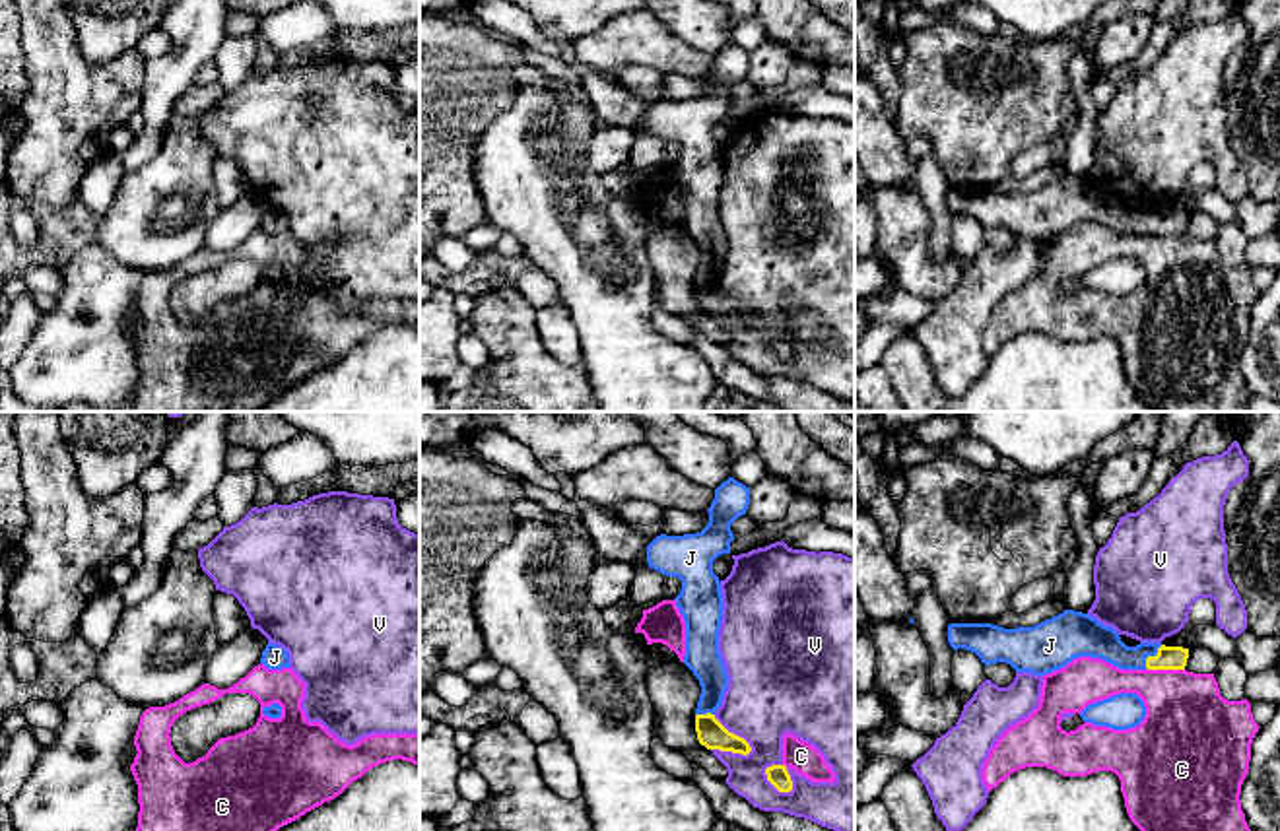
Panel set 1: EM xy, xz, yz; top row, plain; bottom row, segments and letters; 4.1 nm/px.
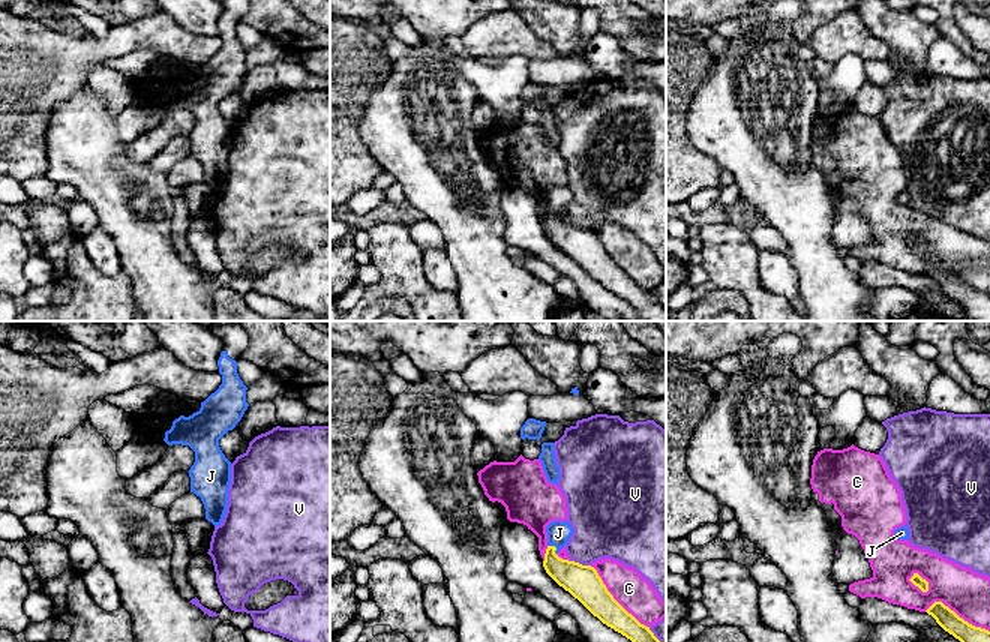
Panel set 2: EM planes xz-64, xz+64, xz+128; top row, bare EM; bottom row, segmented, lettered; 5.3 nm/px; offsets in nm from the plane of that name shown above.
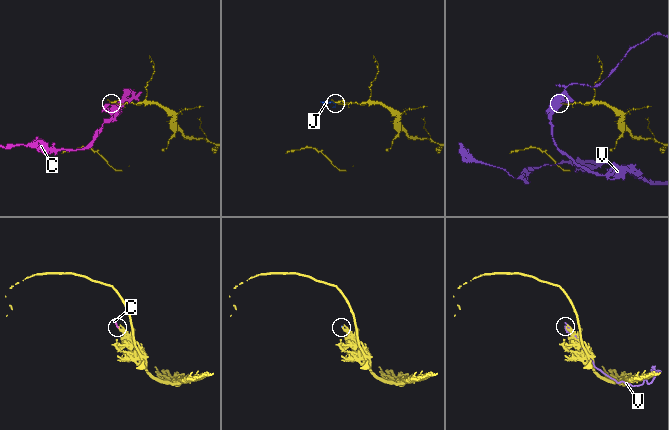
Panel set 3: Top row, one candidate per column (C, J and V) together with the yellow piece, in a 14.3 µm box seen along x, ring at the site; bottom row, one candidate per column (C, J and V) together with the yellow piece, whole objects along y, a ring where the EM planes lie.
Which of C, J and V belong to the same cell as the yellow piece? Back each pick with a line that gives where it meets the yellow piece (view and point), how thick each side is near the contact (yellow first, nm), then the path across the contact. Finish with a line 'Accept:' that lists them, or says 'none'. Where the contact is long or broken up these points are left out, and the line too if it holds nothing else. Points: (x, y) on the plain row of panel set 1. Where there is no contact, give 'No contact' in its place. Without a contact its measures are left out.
J: Touches yellow at yz (1150, 222). Thickness 100 nm (yellow) against 150 nm. Path across: yz (1168, 222), (1150, 222), (1121, 222), (1094, 204)
Accept: J

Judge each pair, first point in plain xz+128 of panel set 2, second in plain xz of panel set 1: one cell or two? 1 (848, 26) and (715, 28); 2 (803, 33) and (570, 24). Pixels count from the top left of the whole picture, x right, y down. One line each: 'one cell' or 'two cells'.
1: two cells
2: one cell

